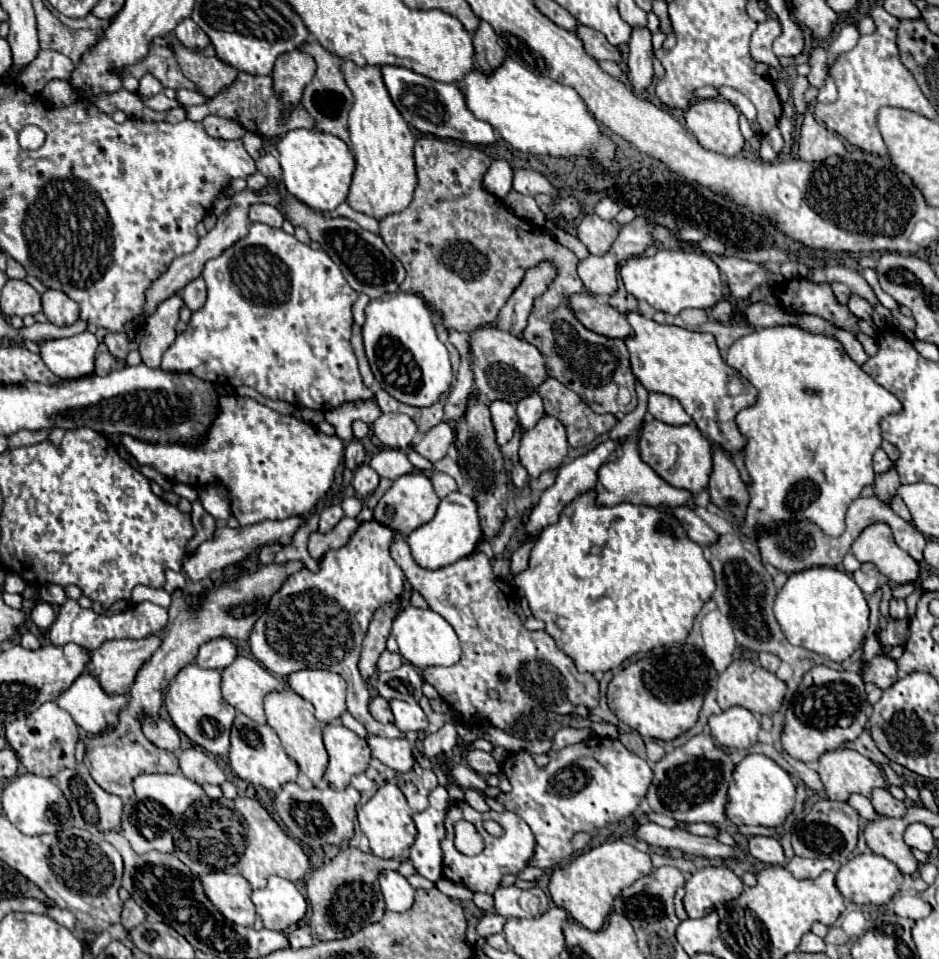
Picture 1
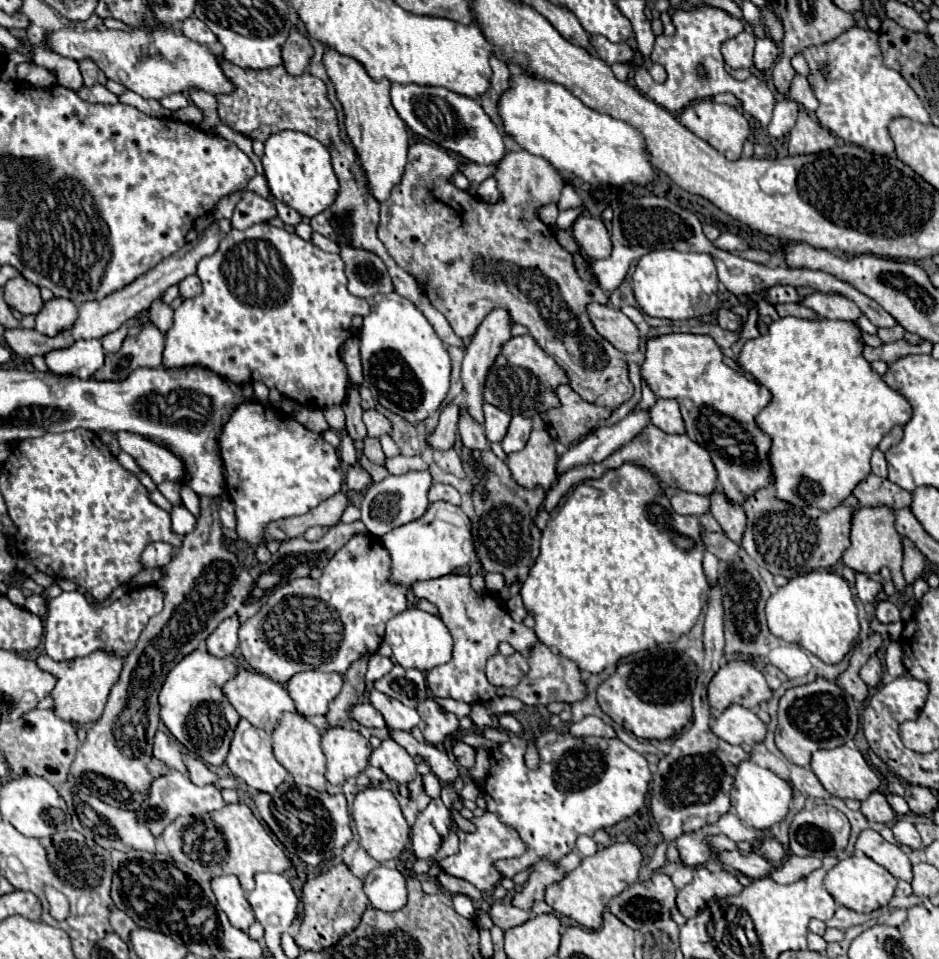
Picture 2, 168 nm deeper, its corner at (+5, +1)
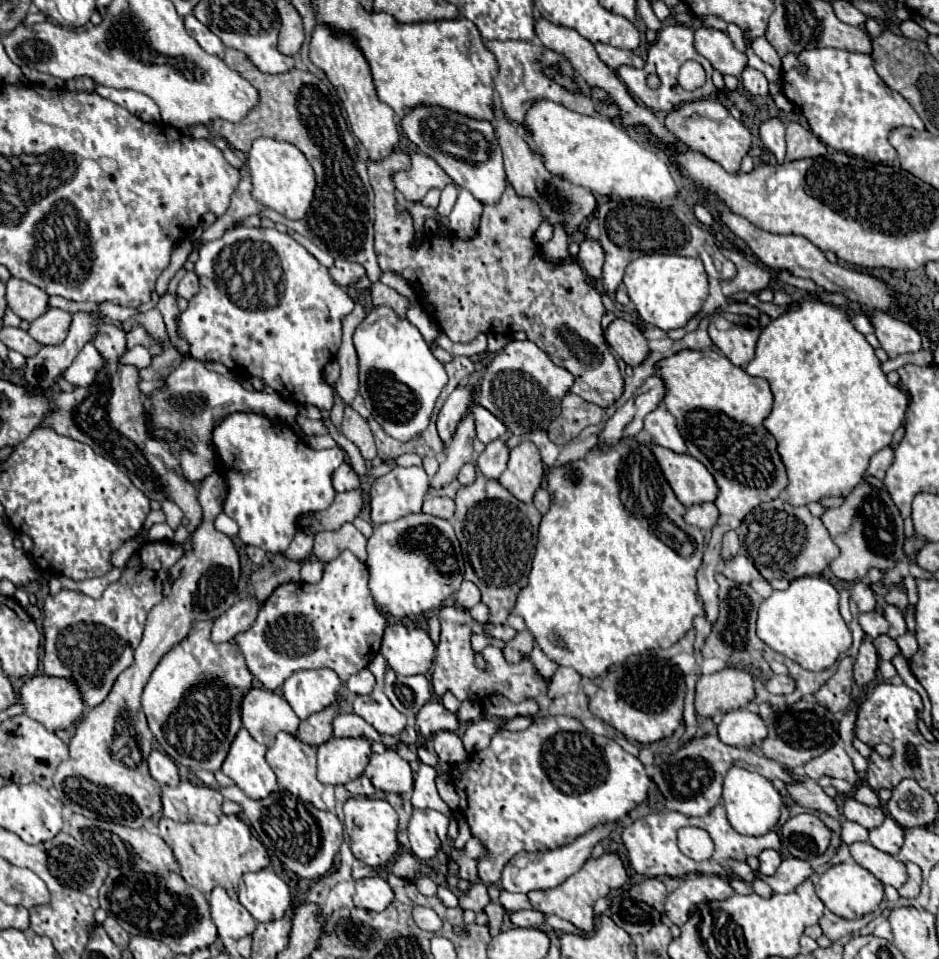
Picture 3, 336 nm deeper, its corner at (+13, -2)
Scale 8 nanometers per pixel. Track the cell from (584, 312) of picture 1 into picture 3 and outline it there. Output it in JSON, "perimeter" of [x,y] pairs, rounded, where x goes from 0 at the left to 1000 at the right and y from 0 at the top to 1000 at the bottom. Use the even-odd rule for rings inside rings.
{"perimeter":[[[656,331],[643,347],[645,347],[643,351],[645,351],[647,360],[652,362],[652,366],[656,366],[658,372],[671,383],[682,381],[692,366],[690,356],[684,349],[684,345],[675,337],[671,337],[662,331]]]}

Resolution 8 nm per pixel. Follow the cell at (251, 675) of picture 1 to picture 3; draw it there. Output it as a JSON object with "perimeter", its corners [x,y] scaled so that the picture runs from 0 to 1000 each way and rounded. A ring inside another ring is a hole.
{"perimeter":[[[268,716],[256,733],[258,756],[279,777],[290,777],[294,764],[315,764],[319,750],[305,729],[281,716]]]}

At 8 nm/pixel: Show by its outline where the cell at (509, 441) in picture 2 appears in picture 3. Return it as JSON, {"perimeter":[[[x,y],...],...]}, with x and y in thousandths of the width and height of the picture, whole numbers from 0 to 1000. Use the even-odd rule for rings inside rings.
{"perimeter":[[[528,458],[524,462],[518,464],[515,472],[509,477],[507,485],[509,489],[522,497],[522,499],[530,499],[537,491],[537,487],[541,485],[541,474],[543,474],[543,466],[539,462],[539,458]]]}

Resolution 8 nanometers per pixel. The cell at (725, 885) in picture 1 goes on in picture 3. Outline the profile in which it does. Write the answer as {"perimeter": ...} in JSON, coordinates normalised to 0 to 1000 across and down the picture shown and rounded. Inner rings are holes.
{"perimeter":[[[735,912],[709,937],[709,954],[718,965],[728,965],[737,946],[748,940],[767,940],[782,933],[775,917],[767,912]]]}

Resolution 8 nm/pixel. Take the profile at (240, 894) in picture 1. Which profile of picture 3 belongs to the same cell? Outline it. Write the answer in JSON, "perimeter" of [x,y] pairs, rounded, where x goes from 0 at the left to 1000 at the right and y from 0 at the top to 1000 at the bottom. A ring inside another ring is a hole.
{"perimeter":[[[230,925],[224,933],[226,960],[232,967],[234,977],[256,979],[268,975],[273,969],[271,956],[256,944],[253,937],[247,937],[239,925]]]}

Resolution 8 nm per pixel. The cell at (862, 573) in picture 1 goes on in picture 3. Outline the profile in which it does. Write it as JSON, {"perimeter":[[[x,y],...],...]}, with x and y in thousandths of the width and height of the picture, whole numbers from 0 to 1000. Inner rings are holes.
{"perimeter":[[[916,604],[907,610],[907,625],[912,627],[916,639],[929,637],[933,633],[933,618],[929,616],[929,612],[922,604]]]}

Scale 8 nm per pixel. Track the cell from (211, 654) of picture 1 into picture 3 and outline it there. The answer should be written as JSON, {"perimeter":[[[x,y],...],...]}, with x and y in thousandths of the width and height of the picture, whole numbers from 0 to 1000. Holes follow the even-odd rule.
{"perimeter":[[[268,623],[251,627],[241,639],[236,639],[228,648],[226,668],[228,670],[241,670],[241,668],[249,666],[253,660],[262,658],[271,650],[275,635],[277,635],[277,631]]]}

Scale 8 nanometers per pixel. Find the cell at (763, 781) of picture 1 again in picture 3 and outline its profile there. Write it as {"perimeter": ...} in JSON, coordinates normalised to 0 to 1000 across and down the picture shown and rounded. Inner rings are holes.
{"perimeter":[[[777,800],[775,808],[771,812],[771,842],[775,848],[777,860],[790,869],[790,871],[816,871],[831,854],[831,842],[833,842],[833,831],[831,827],[822,821],[818,812],[814,812],[807,806],[794,804],[790,800]]]}

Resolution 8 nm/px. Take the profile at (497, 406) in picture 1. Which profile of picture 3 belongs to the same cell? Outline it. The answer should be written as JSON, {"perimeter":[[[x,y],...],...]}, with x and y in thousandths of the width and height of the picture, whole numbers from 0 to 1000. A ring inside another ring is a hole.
{"perimeter":[[[511,422],[505,424],[505,439],[507,439],[509,458],[511,458],[515,464],[520,464],[522,460],[539,454],[537,441],[535,441],[532,437],[528,437],[522,429],[518,429],[518,426],[511,424]]]}

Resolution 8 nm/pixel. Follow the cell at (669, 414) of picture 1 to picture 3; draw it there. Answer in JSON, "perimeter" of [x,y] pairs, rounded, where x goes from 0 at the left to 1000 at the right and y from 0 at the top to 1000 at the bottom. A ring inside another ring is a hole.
{"perimeter":[[[701,422],[688,437],[686,437],[686,454],[709,468],[716,468],[720,472],[731,472],[731,464],[726,454],[722,452],[722,445],[711,431],[707,422]]]}

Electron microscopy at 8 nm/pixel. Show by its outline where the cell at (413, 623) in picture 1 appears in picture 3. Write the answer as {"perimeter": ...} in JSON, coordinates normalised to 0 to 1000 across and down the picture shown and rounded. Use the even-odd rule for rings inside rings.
{"perimeter":[[[420,650],[409,656],[405,681],[424,704],[445,704],[456,702],[462,677],[458,662],[447,654]]]}

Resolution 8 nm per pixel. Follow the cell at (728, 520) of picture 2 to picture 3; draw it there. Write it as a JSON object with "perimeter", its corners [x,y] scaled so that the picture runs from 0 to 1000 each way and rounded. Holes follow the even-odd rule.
{"perimeter":[[[773,554],[771,562],[769,562],[769,581],[775,583],[775,581],[784,579],[786,575],[788,575],[788,564],[786,564],[784,554]]]}

